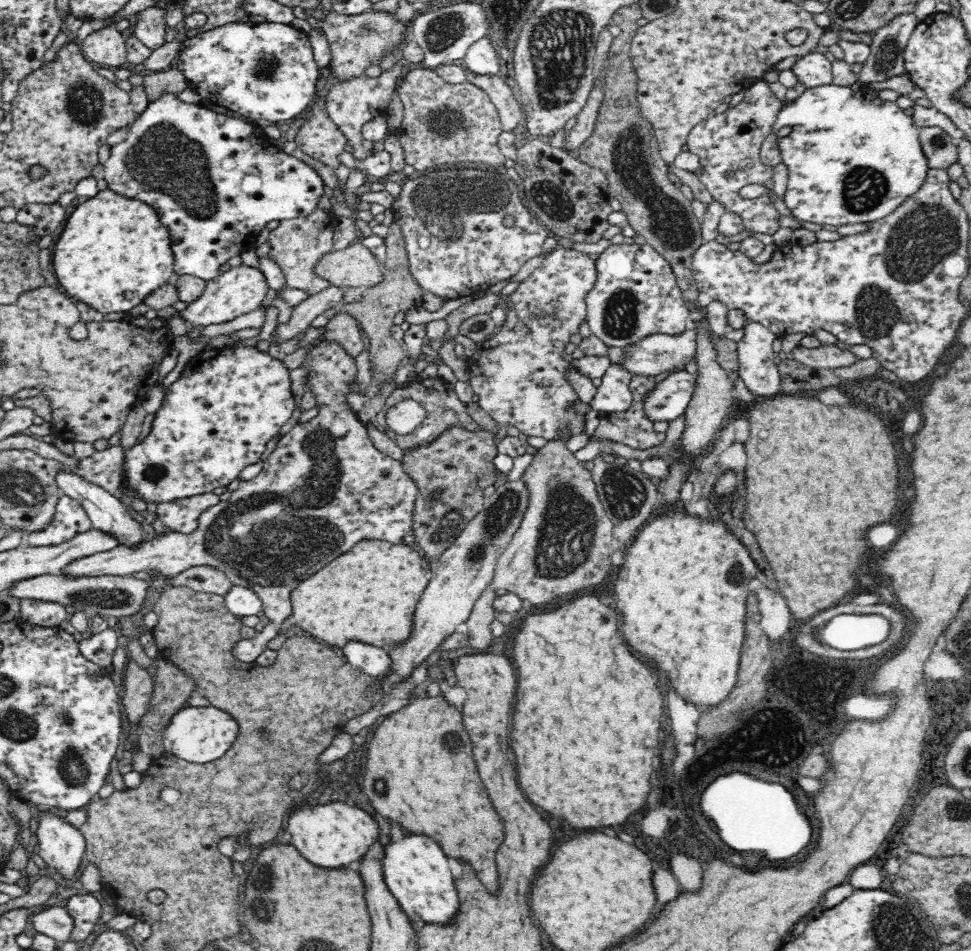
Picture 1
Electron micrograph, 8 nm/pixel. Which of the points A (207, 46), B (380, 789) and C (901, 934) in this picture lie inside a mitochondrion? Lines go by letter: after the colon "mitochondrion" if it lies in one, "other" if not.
A: other
B: mitochondrion
C: mitochondrion

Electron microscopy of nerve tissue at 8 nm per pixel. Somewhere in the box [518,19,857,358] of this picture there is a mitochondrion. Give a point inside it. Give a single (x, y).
(669, 222)

